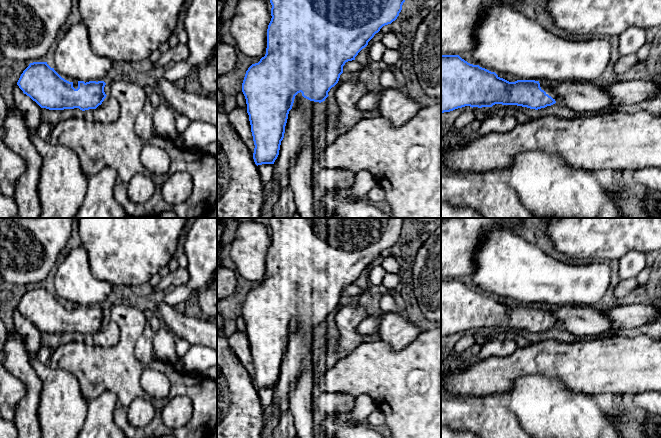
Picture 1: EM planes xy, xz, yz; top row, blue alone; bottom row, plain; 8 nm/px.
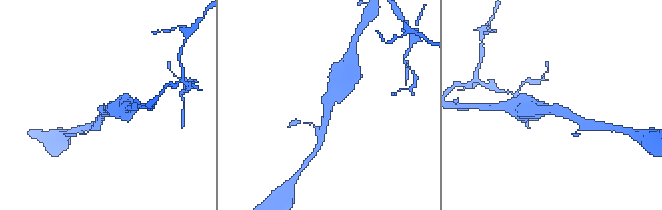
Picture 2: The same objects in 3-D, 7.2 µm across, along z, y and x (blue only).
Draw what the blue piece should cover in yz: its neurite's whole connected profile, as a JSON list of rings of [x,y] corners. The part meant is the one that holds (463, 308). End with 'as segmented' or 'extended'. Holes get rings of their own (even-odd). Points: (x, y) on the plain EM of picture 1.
[[[441,279],[441,337],[465,330],[492,331],[495,328],[517,329],[530,333],[541,333],[561,327],[577,338],[604,337],[610,334],[612,323],[603,310],[595,305],[561,305],[546,307],[535,304],[509,306],[479,289],[473,289],[459,279]]]; extended

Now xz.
[[[269,218],[269,224],[272,229],[271,245],[267,253],[267,272],[266,278],[258,287],[252,288],[246,295],[242,316],[246,323],[247,337],[251,349],[251,356],[254,365],[253,383],[255,388],[273,388],[274,402],[273,406],[279,407],[287,402],[289,392],[295,387],[299,376],[302,373],[303,360],[314,351],[314,335],[320,327],[329,320],[328,316],[334,311],[343,297],[343,290],[346,286],[355,284],[358,277],[368,269],[368,266],[374,261],[380,253],[391,248],[397,243],[402,234],[402,229],[407,222],[407,218]]]; extended

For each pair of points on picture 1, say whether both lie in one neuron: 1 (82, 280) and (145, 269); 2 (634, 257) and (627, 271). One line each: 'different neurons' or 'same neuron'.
1: different neurons
2: same neuron

